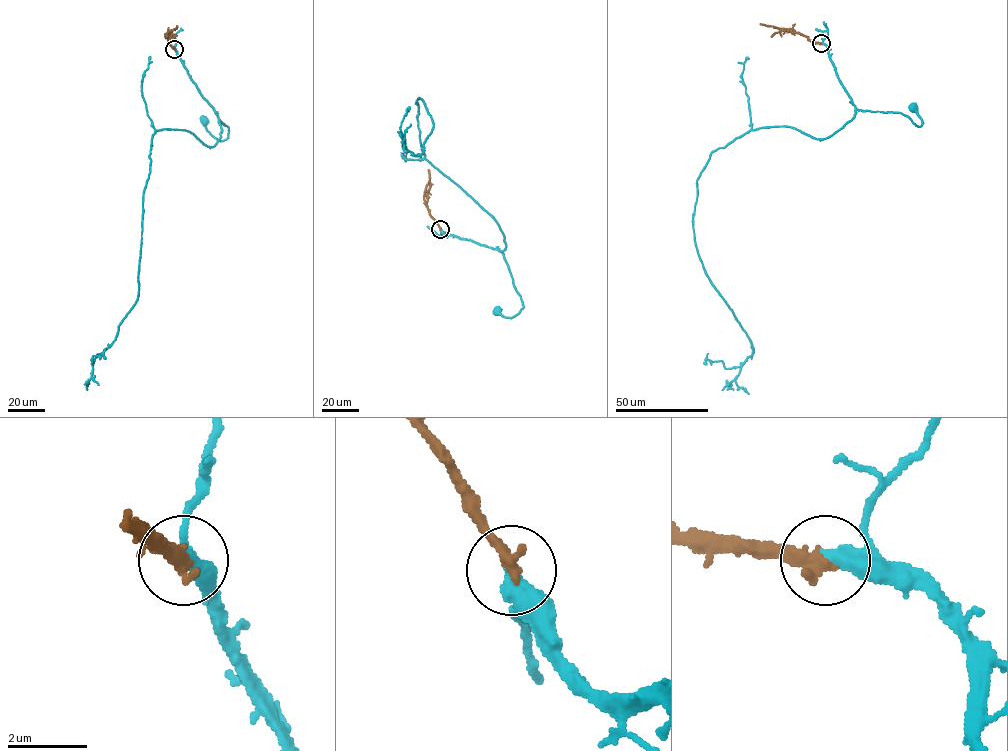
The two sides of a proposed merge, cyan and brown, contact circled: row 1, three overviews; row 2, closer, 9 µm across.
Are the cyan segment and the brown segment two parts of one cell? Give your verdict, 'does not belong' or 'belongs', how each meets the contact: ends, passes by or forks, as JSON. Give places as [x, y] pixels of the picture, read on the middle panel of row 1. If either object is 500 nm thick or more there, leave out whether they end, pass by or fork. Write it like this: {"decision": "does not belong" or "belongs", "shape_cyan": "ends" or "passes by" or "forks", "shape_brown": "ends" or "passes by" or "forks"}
{"decision": "belongs", "shape_cyan": "ends", "shape_brown": "ends"}

